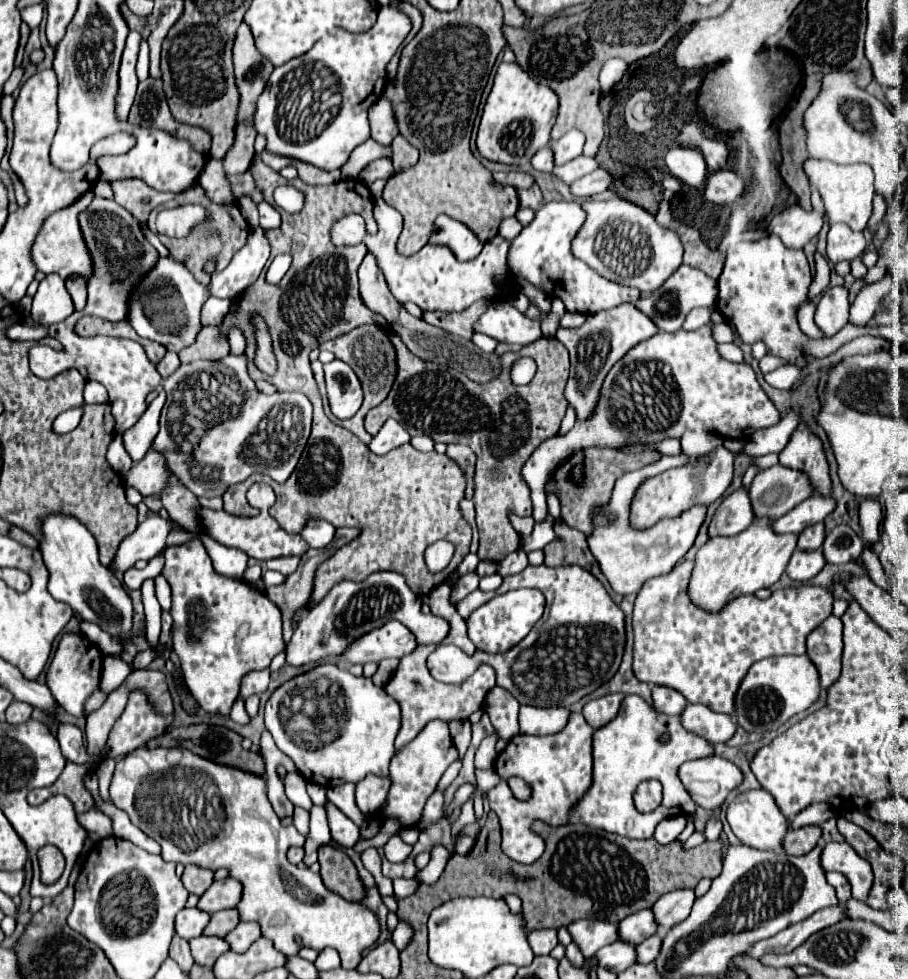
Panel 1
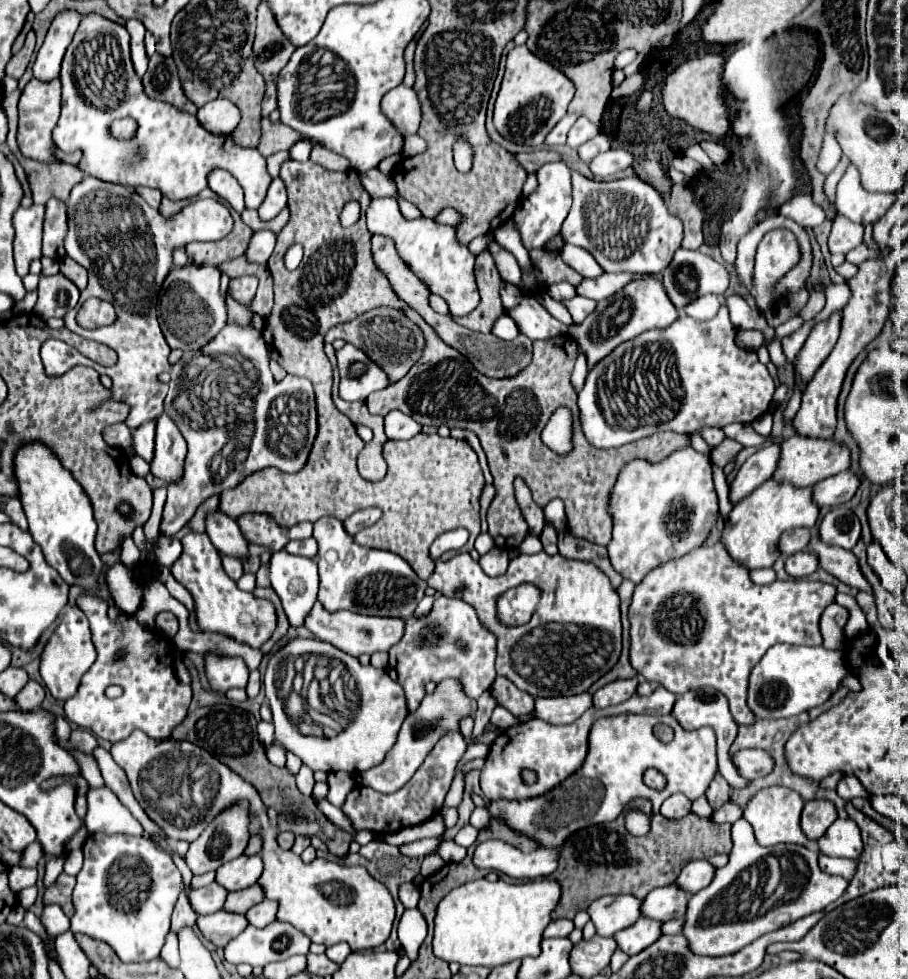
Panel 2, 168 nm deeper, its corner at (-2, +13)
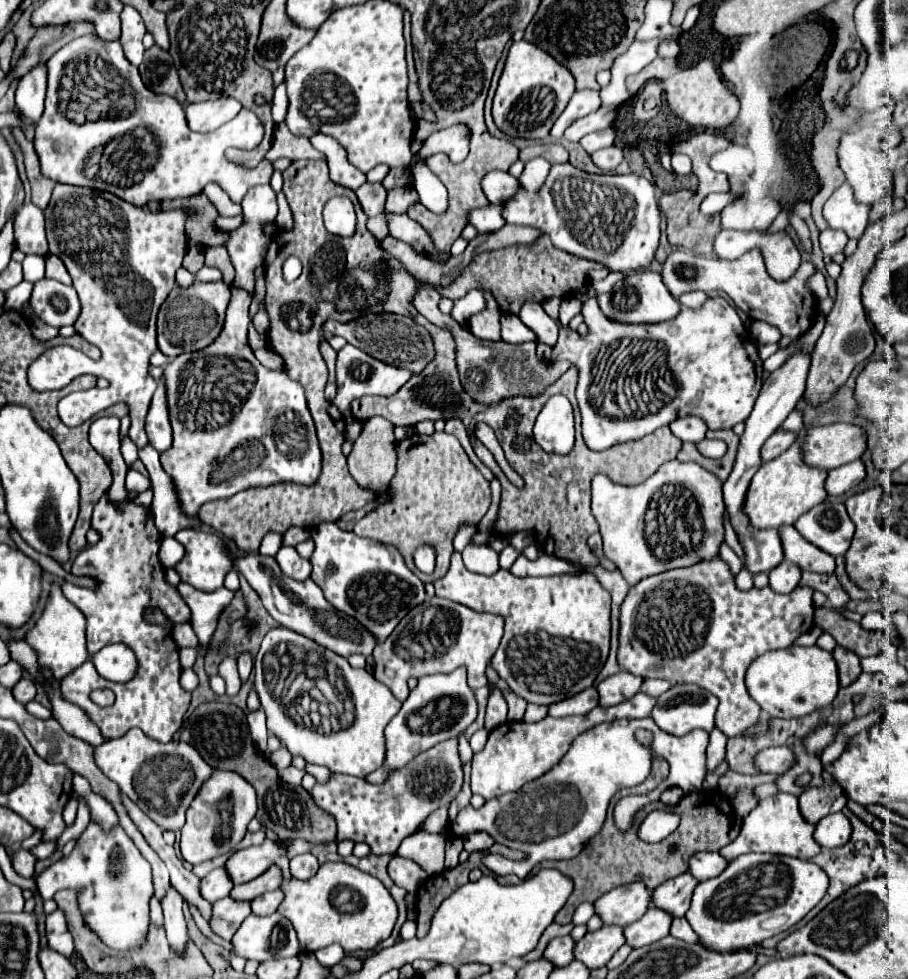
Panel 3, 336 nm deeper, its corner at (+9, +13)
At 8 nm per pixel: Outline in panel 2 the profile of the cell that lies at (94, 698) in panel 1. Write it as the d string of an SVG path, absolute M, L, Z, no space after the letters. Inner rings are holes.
M82 595L78 599L78 607L90 621L98 659L84 675L78 693L66 701L66 717L110 743L126 739L134 729L142 729L152 739L168 739L170 731L180 723L180 719L186 717L192 699L190 685L178 683L174 675L172 643L162 641L160 635L142 629L130 615L124 615L112 623L106 615L106 601L96 595ZM118 653L124 653L124 657L118 659ZM108 685L120 685L124 695L118 699L108 699L104 695Z

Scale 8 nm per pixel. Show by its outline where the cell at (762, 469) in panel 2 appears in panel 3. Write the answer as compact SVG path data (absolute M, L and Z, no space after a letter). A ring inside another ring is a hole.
M777 429L777 431L765 441L765 445L763 445L763 449L761 449L761 457L763 457L763 461L775 459L775 457L781 455L783 451L787 451L787 449L793 445L795 437L797 437L797 433L793 433L793 431Z

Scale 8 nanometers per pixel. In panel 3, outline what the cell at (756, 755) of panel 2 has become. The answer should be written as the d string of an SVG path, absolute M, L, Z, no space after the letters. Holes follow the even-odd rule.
M769 747L759 751L755 765L761 773L785 773L795 765L795 755L789 747Z

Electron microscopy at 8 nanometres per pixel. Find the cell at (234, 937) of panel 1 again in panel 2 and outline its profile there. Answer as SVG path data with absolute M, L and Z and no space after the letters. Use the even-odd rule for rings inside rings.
M266 899L266 901L258 903L256 907L250 907L246 911L246 919L248 919L250 925L262 929L262 927L266 927L268 923L272 923L276 919L276 909L278 909L278 903Z

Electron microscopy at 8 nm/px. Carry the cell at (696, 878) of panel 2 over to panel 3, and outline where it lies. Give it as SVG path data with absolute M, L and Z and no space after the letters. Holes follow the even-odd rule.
M701 851L689 861L689 873L699 881L705 881L721 875L721 871L725 871L725 863L729 863L729 859L721 857L719 851Z

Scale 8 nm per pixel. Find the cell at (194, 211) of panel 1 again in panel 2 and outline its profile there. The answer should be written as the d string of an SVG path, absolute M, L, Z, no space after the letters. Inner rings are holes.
M88 13L80 21L61 64L60 121L52 133L56 147L64 153L82 151L80 167L84 175L112 183L126 183L130 187L156 187L170 201L196 197L206 189L210 169L222 167L234 173L244 189L246 209L258 209L272 181L266 171L266 159L254 149L238 147L230 135L214 135L206 131L194 115L168 103L148 99L132 69L128 41L130 35L124 25L108 21L98 13ZM120 117L138 121L136 139L116 141L108 135L108 123Z

